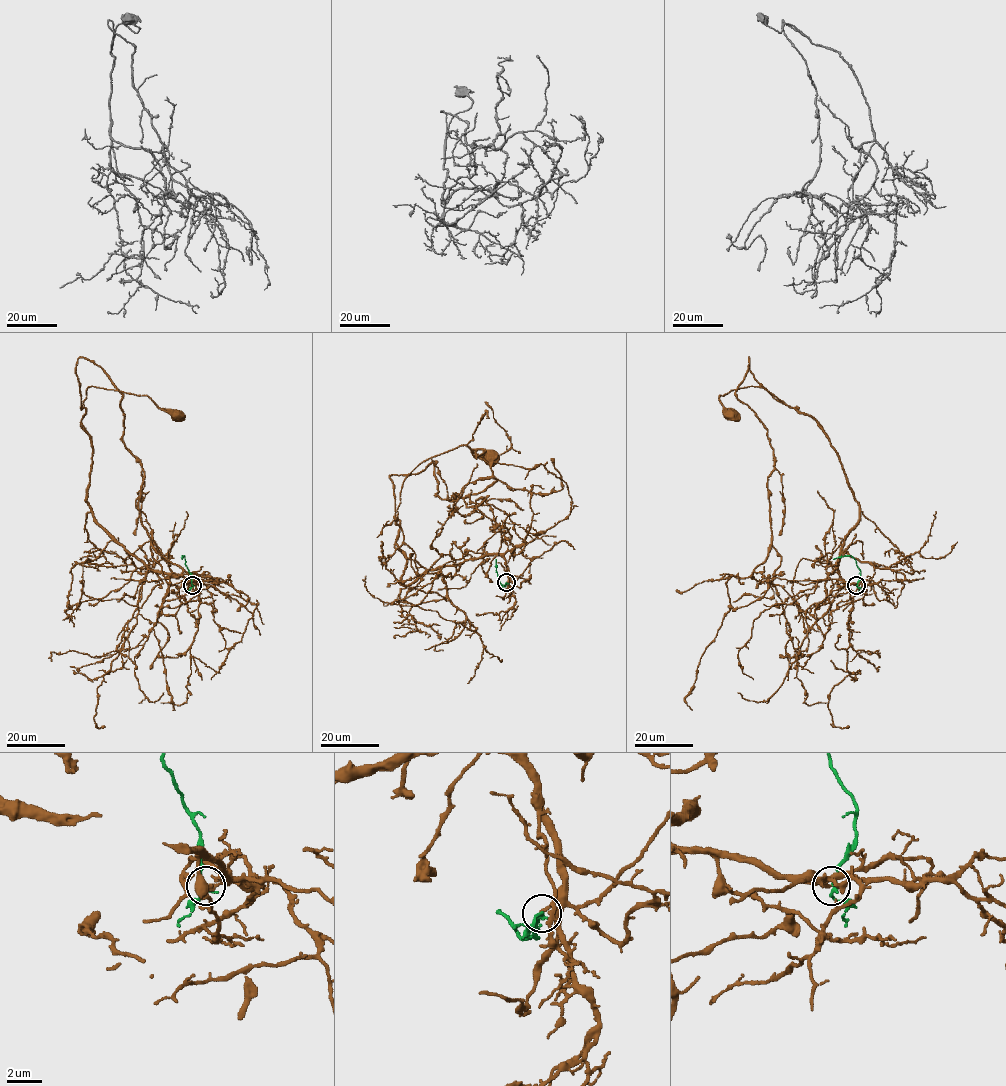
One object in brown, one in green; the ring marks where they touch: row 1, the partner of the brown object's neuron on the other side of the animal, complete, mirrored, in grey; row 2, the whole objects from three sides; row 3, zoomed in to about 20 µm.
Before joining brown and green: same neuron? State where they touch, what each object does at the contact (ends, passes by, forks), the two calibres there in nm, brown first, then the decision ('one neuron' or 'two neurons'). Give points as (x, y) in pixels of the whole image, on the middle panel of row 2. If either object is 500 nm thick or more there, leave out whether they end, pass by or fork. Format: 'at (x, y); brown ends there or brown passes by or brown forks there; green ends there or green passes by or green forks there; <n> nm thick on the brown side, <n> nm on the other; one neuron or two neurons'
at (506, 582); brown ends there; green passes by; 180 nm thick on the brown side, 190 nm on the other; one neuron

